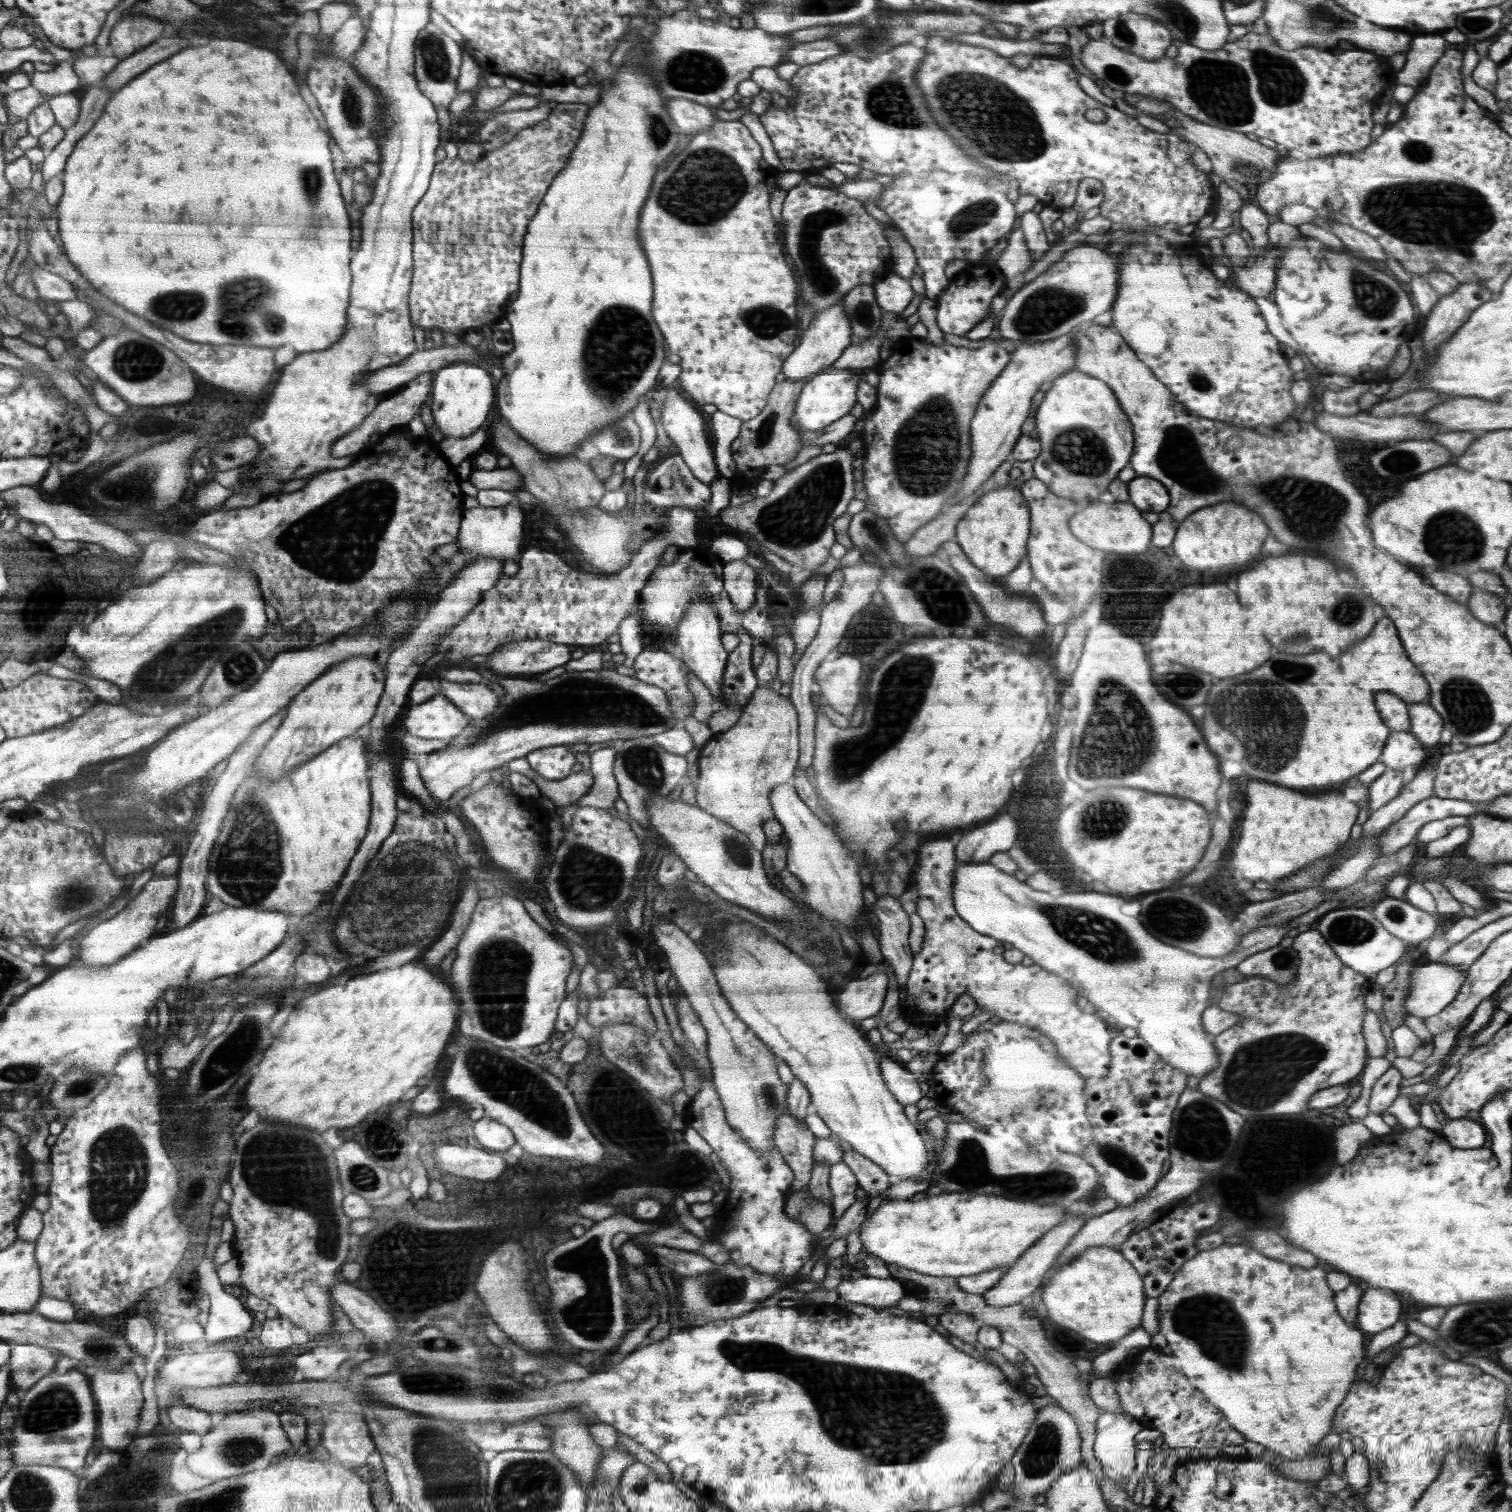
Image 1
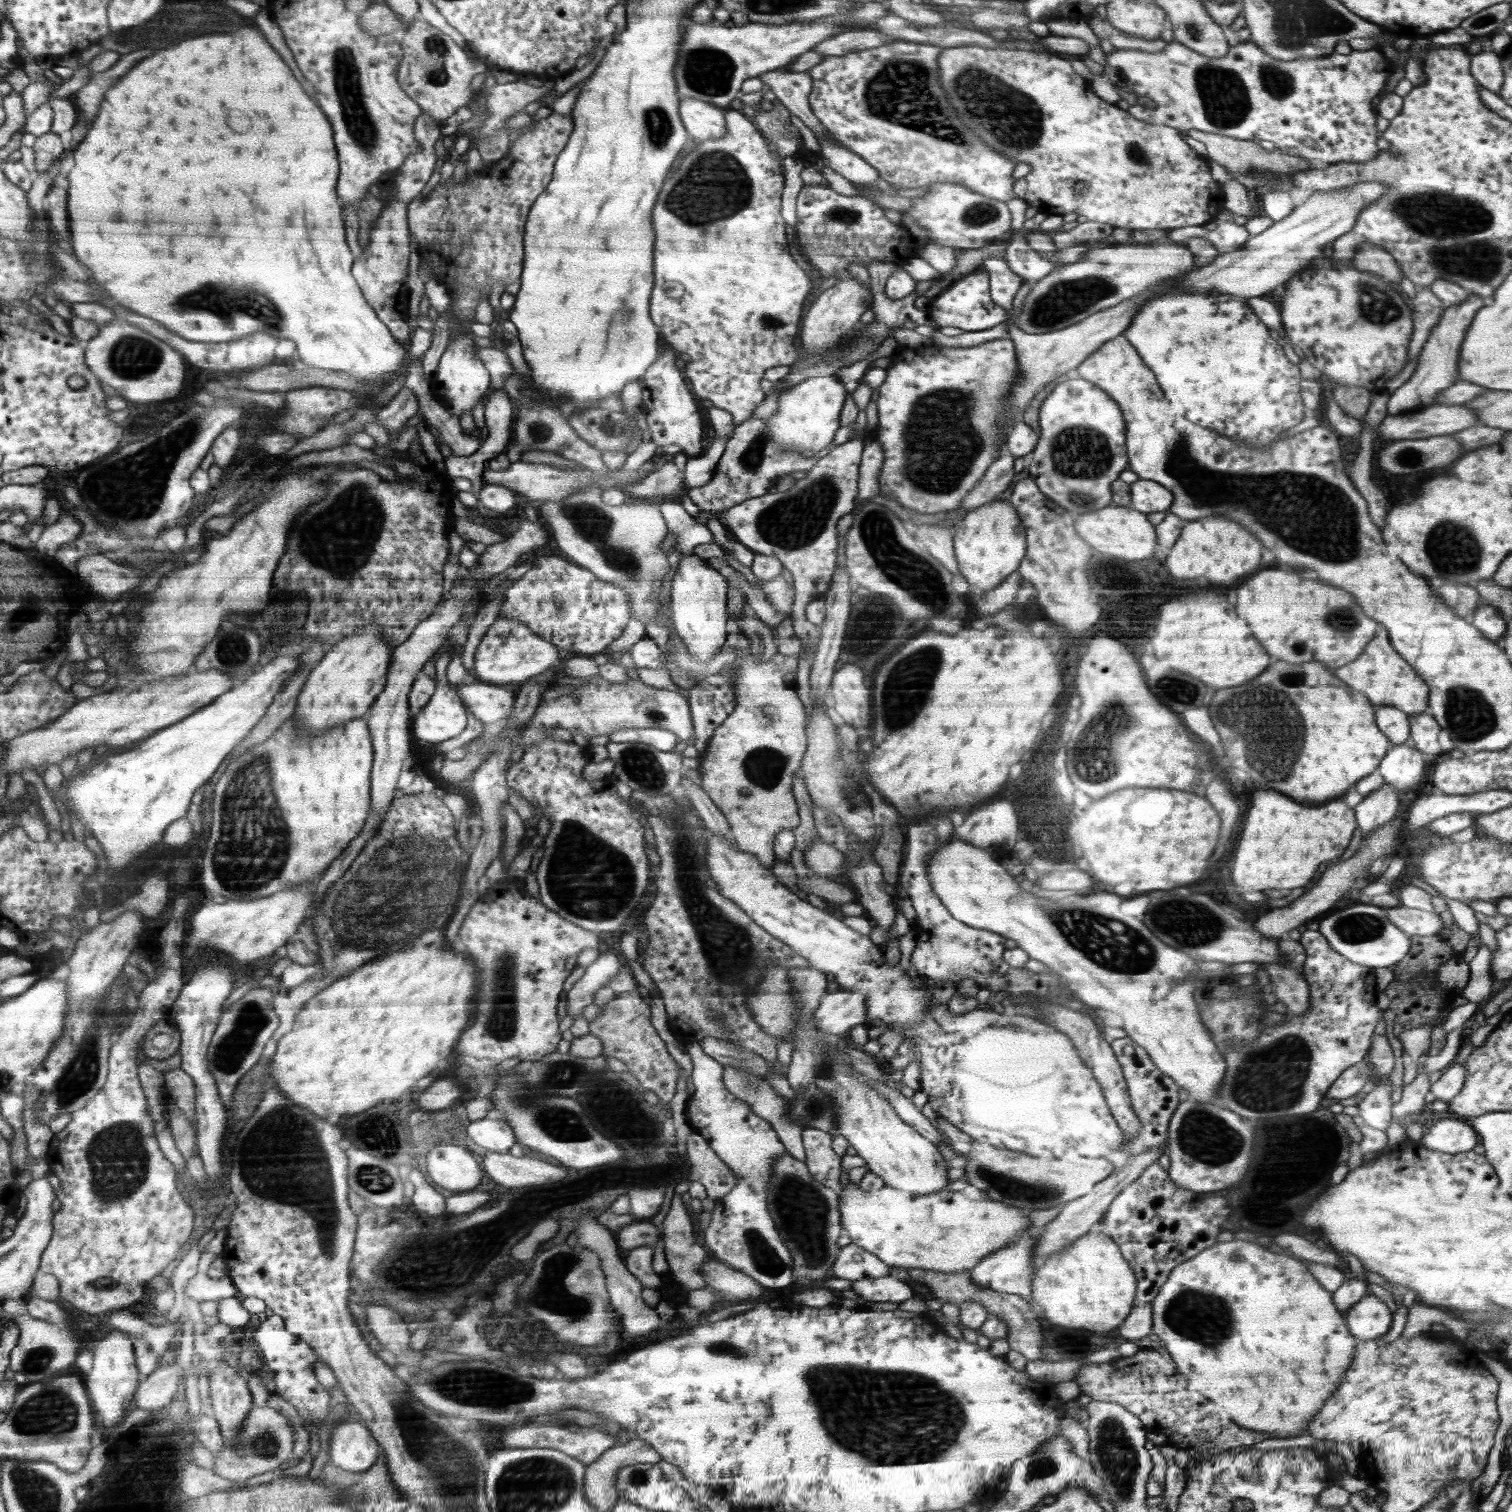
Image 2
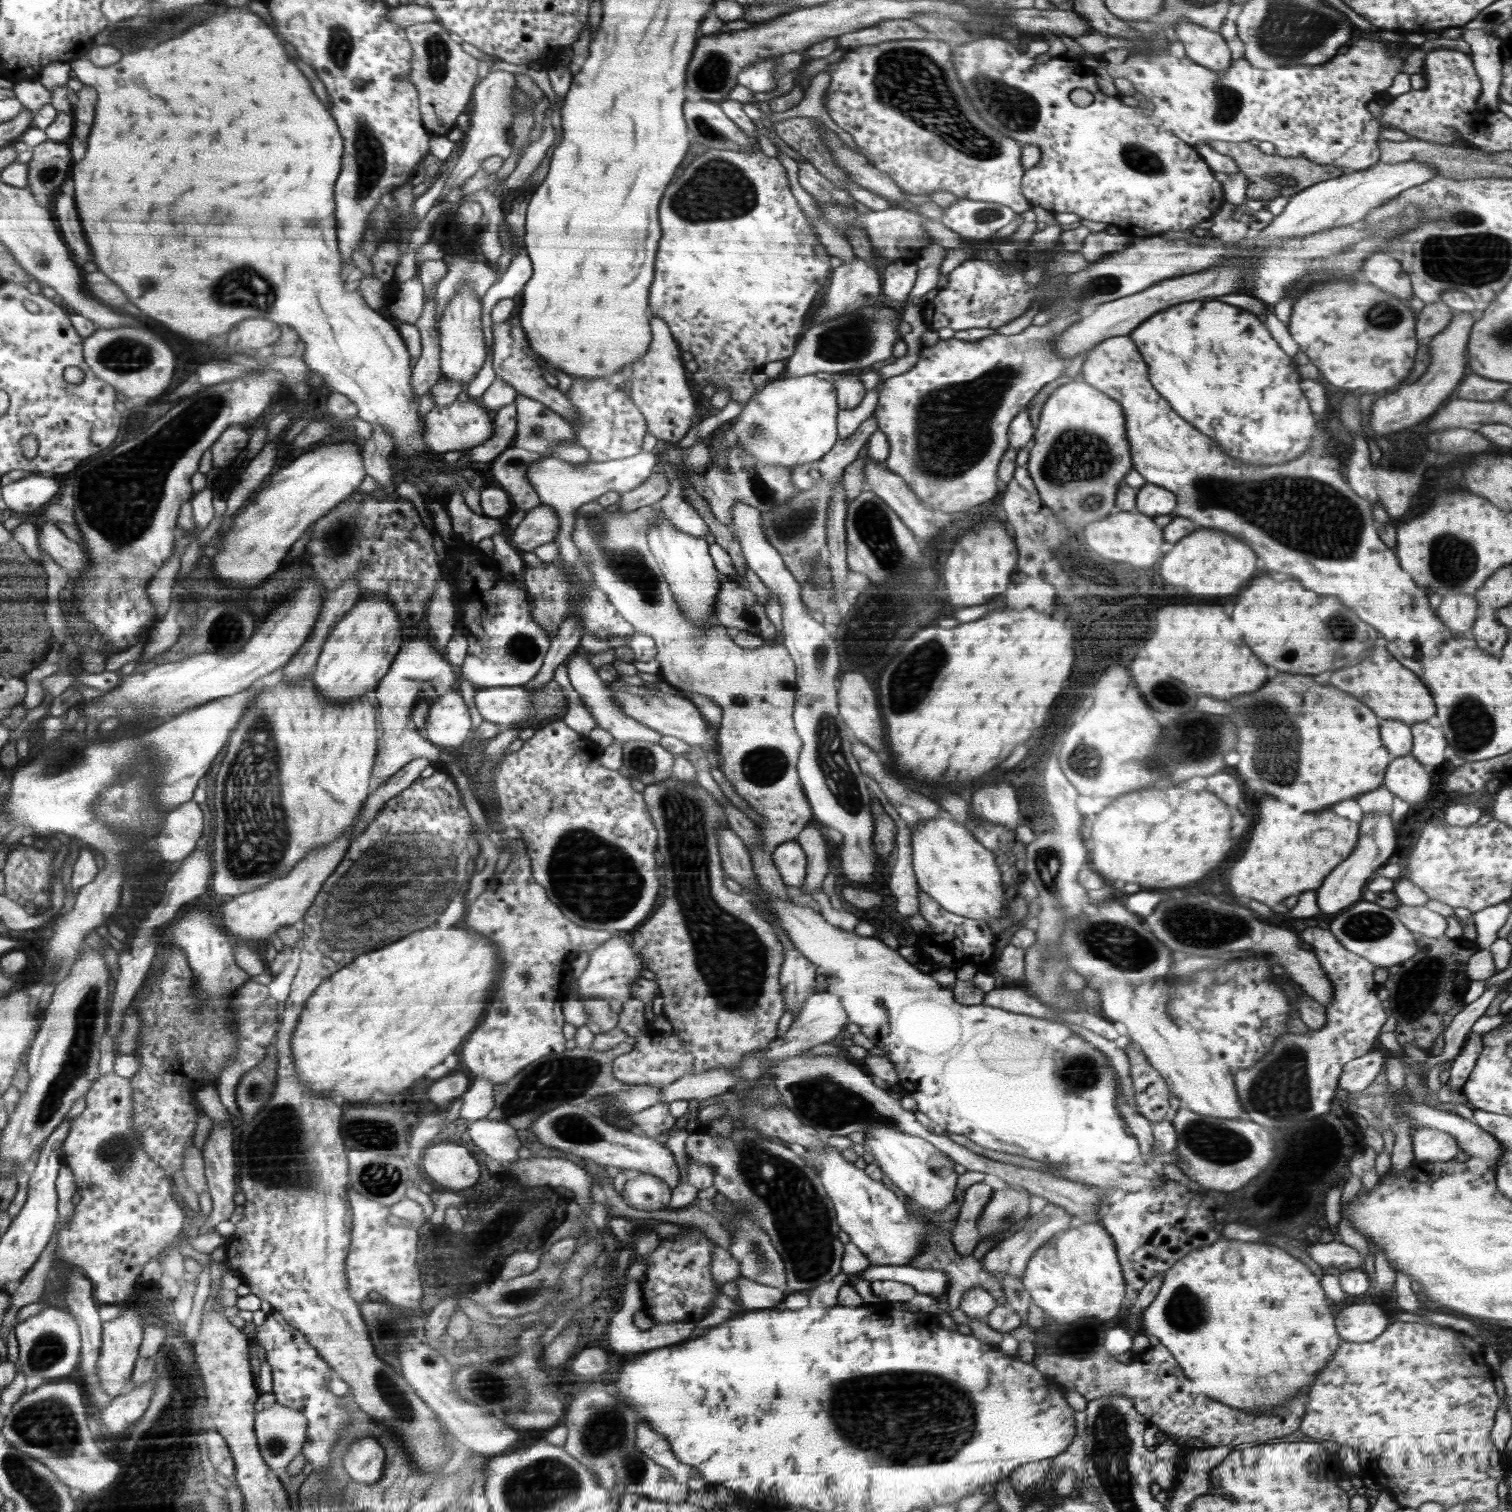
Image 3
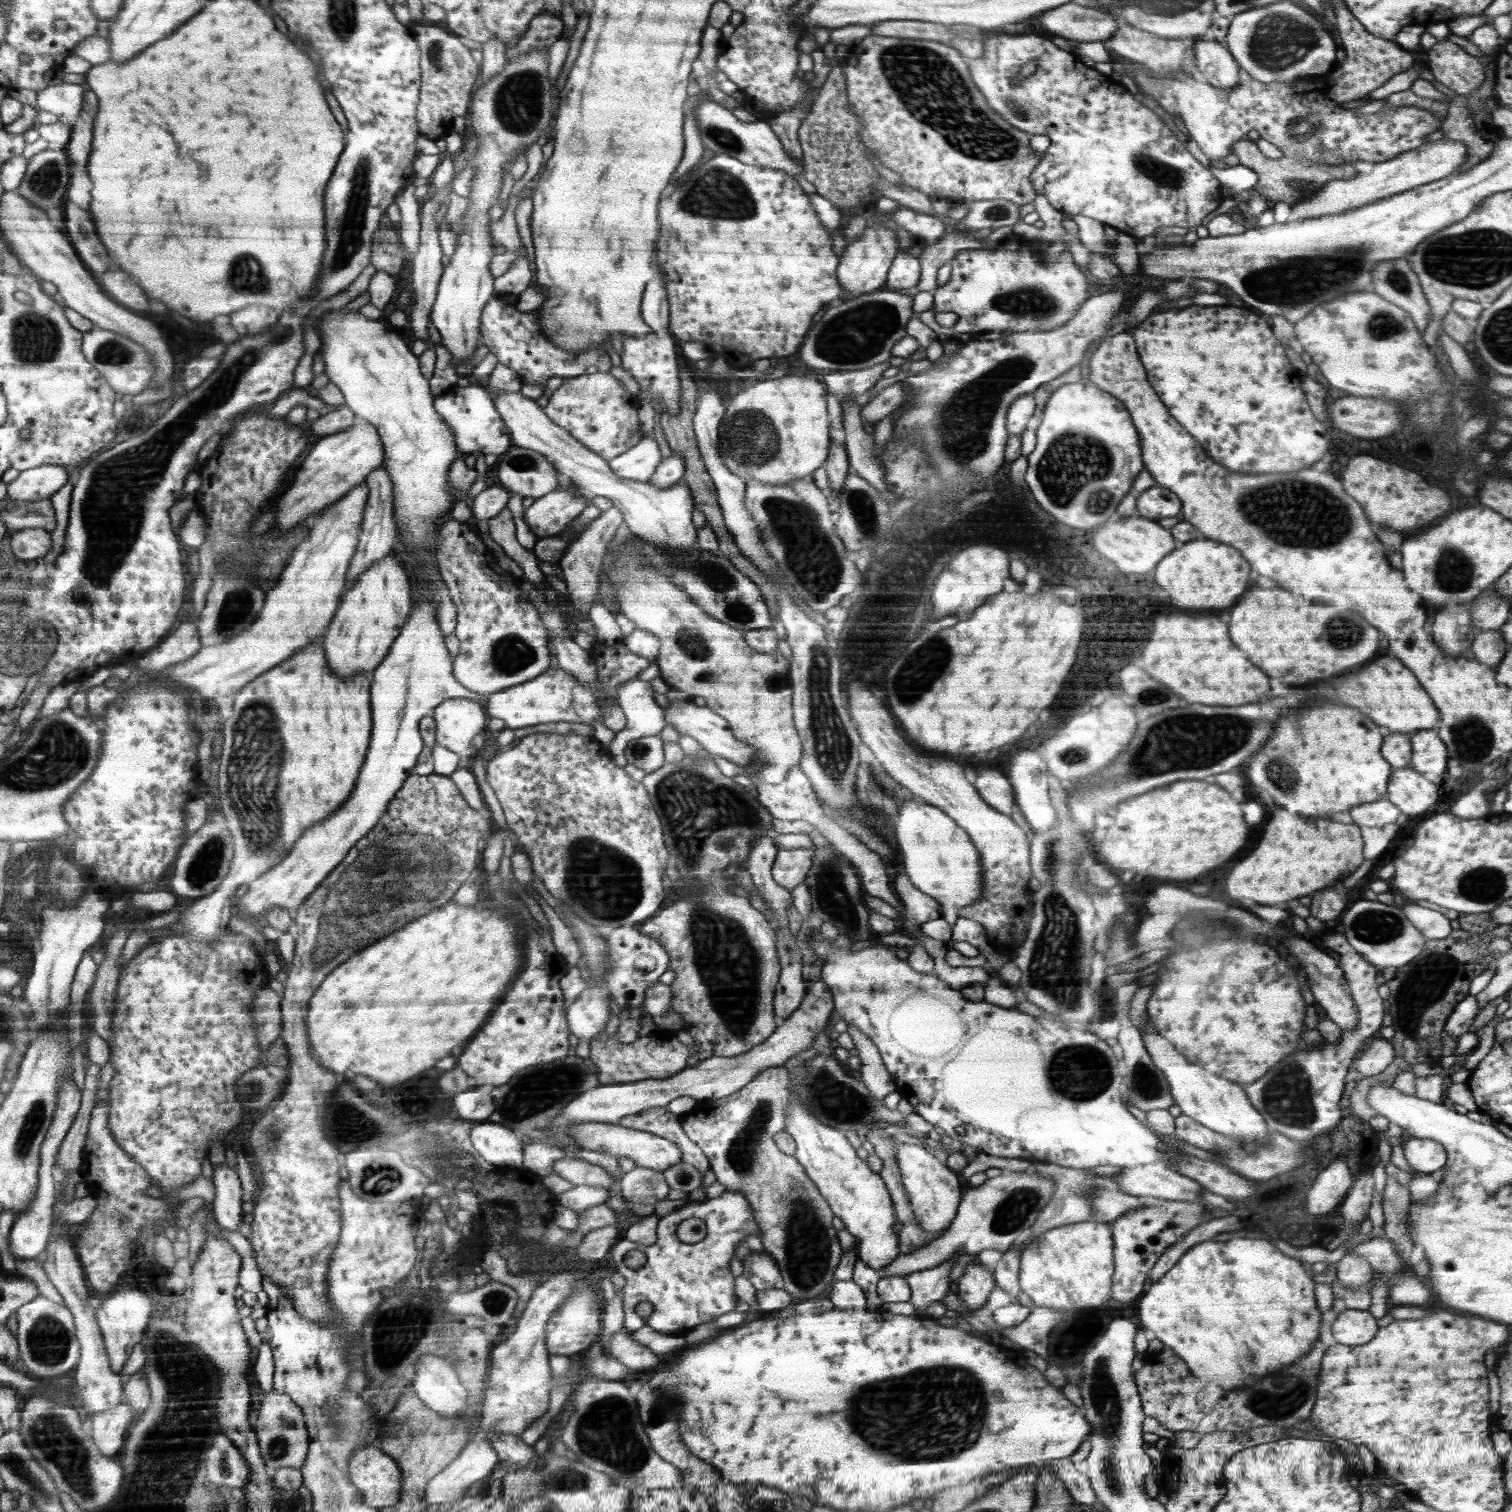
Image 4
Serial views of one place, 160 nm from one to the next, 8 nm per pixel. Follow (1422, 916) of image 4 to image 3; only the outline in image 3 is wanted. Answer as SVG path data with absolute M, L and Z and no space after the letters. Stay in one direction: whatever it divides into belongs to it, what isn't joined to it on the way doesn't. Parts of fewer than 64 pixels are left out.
M1400 904L1395 911L1400 922L1418 936L1437 937L1444 935L1446 917L1428 910L1425 906L1404 906Z

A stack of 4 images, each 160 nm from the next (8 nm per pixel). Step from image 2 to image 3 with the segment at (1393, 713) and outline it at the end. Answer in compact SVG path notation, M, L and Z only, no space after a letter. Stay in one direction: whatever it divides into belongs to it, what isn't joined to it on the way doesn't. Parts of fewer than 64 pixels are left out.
M1383 720L1379 729L1381 742L1391 759L1411 753L1413 735L1409 724L1398 720Z

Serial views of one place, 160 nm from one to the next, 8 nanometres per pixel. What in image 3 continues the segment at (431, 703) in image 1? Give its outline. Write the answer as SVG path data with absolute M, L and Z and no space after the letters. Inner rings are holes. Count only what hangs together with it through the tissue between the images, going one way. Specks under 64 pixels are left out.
M440 576L436 589L427 608L426 620L430 625L430 634L435 636L437 646L445 654L450 638L454 636L454 628L458 615L454 612L453 594L446 578ZM448 692L431 704L422 732L431 744L460 746L470 734L470 714L458 692Z

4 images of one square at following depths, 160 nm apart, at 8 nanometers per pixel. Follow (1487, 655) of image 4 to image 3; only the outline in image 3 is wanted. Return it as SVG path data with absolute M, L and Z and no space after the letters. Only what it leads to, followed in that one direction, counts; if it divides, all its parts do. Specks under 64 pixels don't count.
M1477 618L1472 625L1472 639L1476 641L1476 644L1486 652L1490 654L1498 654L1506 640L1508 640L1508 630L1499 621L1494 621L1493 618Z

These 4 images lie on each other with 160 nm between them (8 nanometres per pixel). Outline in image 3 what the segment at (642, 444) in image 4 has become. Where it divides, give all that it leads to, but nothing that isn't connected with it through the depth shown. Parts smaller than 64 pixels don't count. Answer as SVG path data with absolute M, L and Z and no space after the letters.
M639 452L630 458L620 460L610 460L606 462L588 462L580 466L566 464L562 459L552 456L543 458L535 464L529 471L528 479L534 485L535 491L539 495L541 504L550 504L562 520L562 527L556 538L559 546L559 556L556 561L566 572L572 572L573 567L579 560L579 552L572 542L571 534L575 525L575 512L579 506L587 502L597 500L608 491L624 493L640 486L654 470L656 466L656 454L651 452Z

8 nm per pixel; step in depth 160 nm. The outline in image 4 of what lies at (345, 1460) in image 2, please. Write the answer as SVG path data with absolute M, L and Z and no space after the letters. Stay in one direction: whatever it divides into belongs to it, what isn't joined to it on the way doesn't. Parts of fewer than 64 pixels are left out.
M376 1445L355 1452L350 1460L350 1478L372 1508L395 1506L402 1492L400 1464Z

